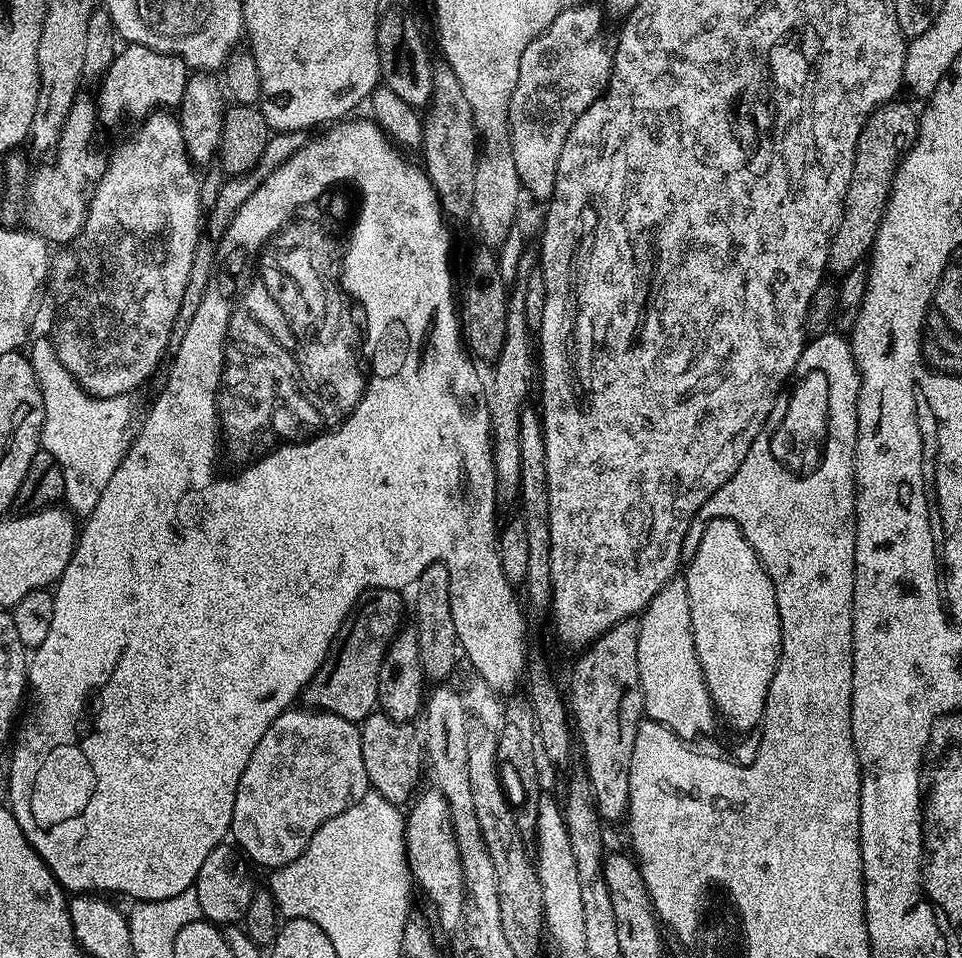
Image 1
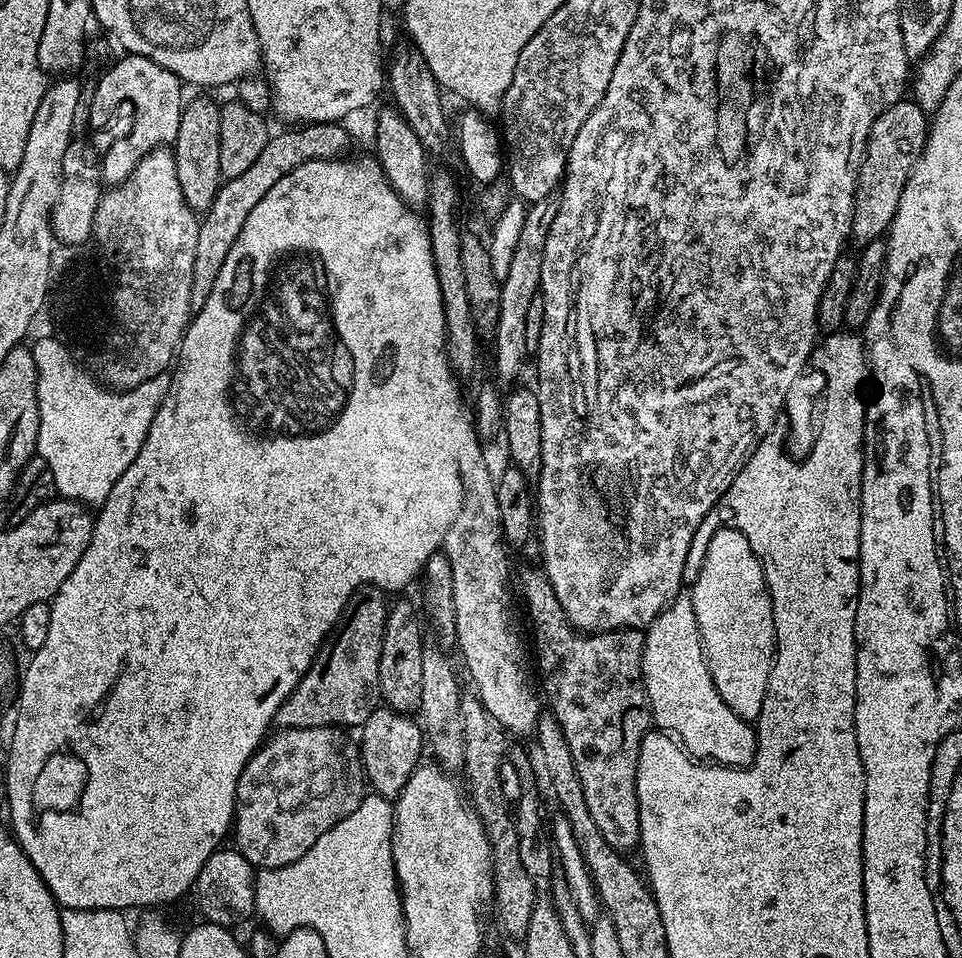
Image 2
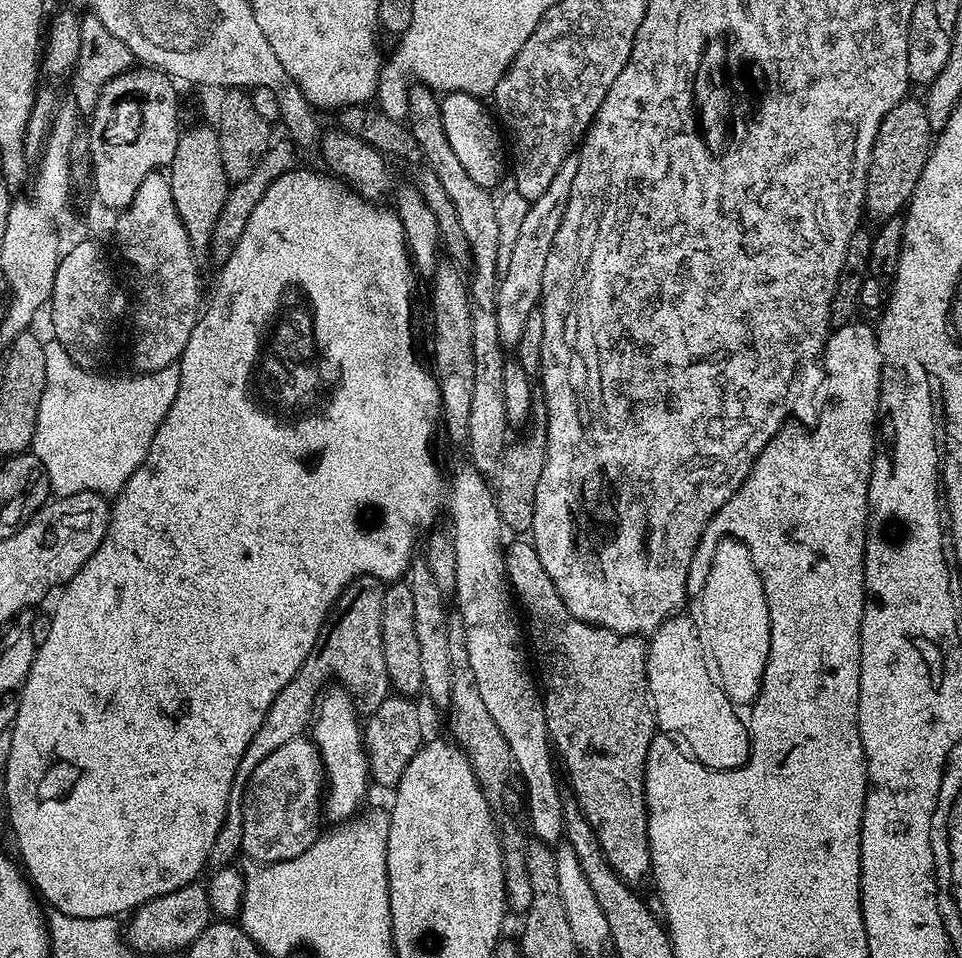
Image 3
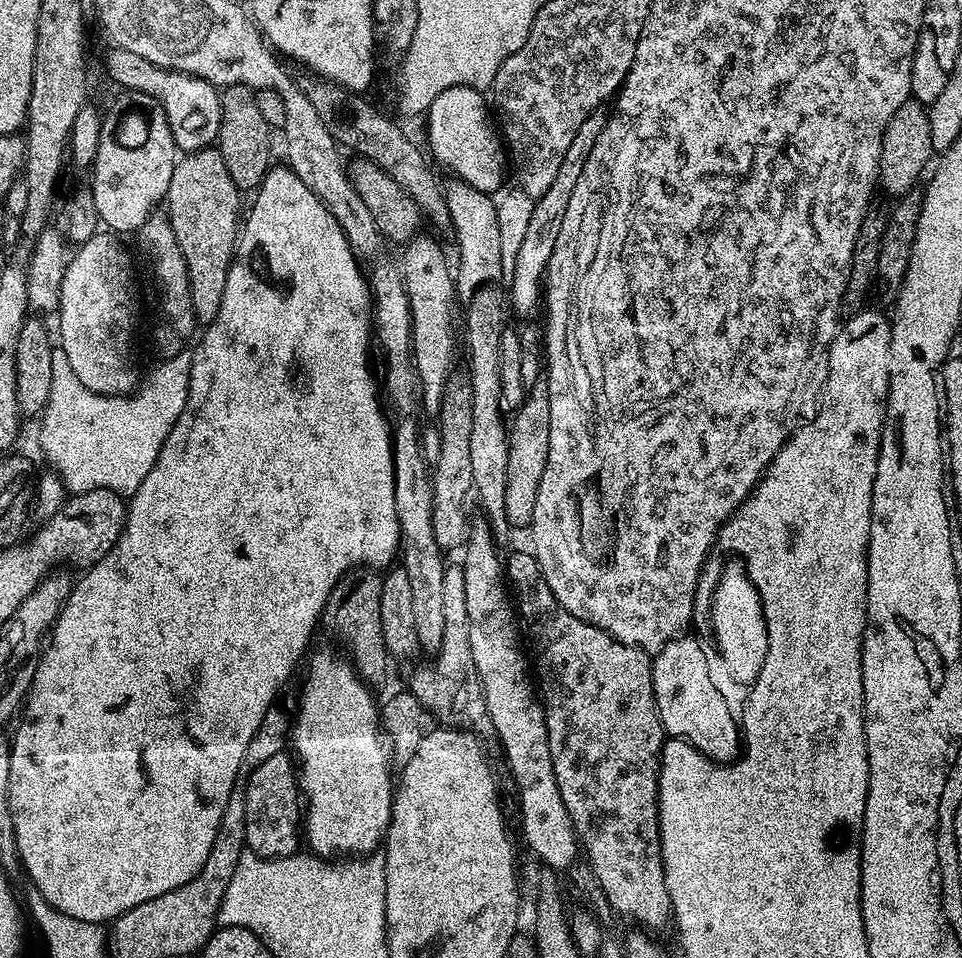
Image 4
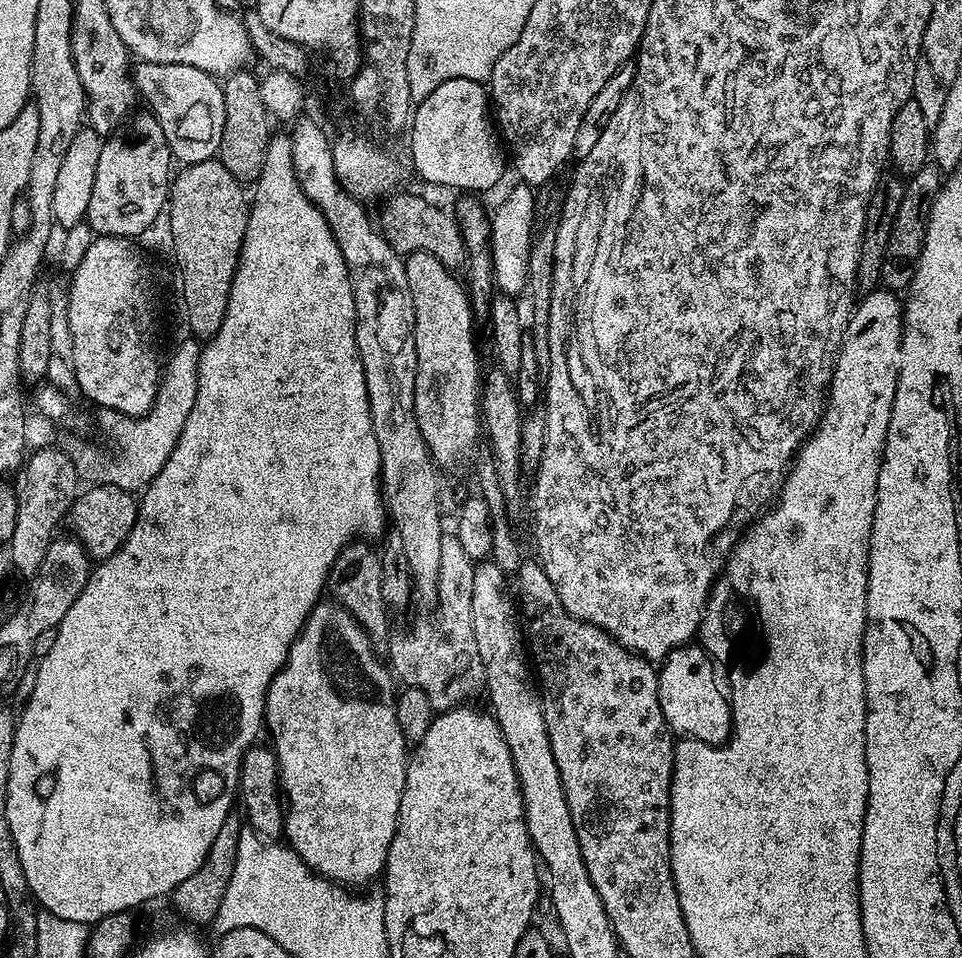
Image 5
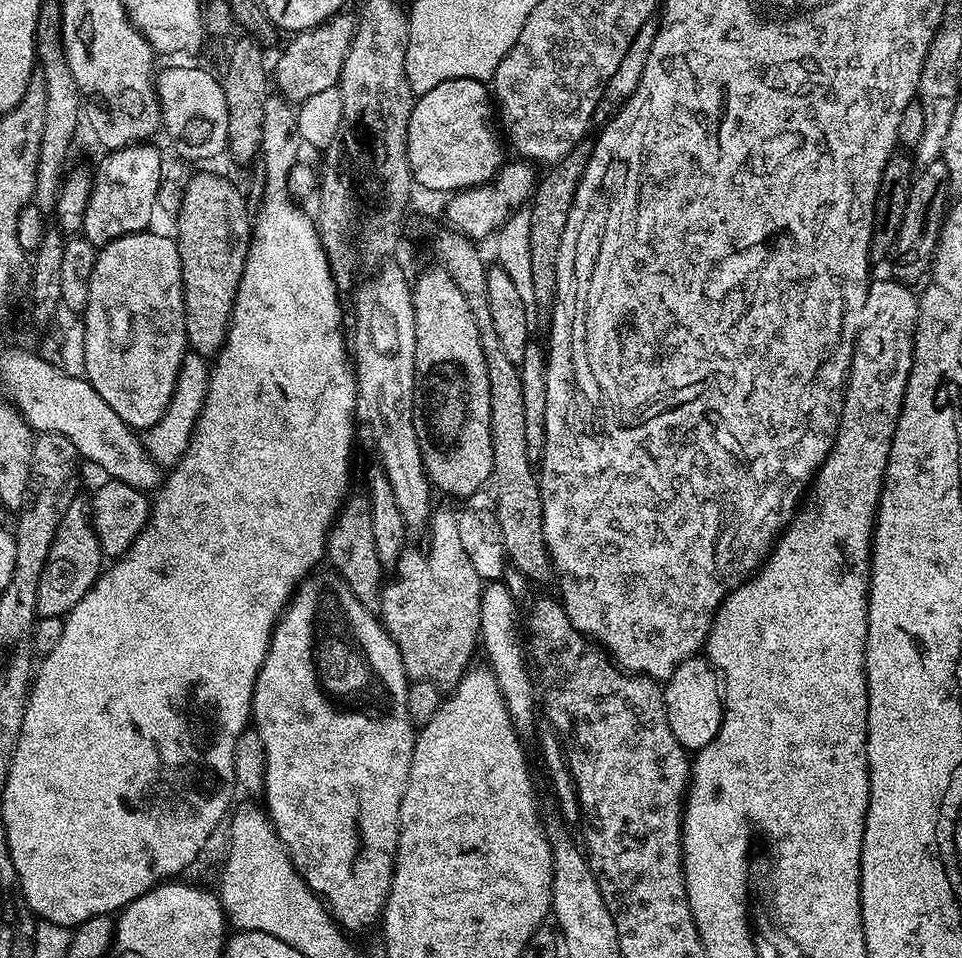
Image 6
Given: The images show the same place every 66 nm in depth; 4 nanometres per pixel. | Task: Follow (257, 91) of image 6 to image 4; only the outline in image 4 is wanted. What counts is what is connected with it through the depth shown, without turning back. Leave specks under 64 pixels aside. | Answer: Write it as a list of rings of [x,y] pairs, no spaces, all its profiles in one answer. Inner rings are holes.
[[[232,84],[219,95],[222,114],[218,147],[222,154],[222,162],[226,162],[226,170],[230,170],[230,178],[234,178],[237,188],[255,190],[264,181],[264,175],[270,167],[268,159],[272,156],[273,133],[266,118],[262,118],[258,111],[258,98],[253,89],[241,84]]]

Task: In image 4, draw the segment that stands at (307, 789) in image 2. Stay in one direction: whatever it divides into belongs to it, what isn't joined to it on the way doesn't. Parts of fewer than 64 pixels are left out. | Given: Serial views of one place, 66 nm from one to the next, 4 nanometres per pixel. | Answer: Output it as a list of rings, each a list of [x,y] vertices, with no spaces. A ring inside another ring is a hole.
[[[287,753],[274,755],[249,773],[246,788],[246,845],[256,856],[292,856],[300,843],[302,806],[298,797],[295,761]]]

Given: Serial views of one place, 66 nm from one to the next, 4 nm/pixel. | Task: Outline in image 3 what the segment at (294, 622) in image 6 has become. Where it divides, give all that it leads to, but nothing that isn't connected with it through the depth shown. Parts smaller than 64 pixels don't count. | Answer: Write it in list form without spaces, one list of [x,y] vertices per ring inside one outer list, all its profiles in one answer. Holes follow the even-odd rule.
[[[343,690],[325,691],[319,697],[318,707],[310,725],[310,736],[320,752],[326,777],[326,795],[323,797],[323,811],[332,822],[347,822],[361,811],[360,803],[368,792],[370,775],[368,753],[364,750],[362,720],[352,703],[352,697]]]

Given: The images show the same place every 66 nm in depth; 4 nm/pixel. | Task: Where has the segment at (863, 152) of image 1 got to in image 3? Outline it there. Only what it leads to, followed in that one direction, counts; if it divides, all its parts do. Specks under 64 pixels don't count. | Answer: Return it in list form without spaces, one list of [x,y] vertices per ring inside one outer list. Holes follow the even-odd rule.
[[[906,98],[878,126],[874,150],[868,167],[868,181],[864,191],[864,210],[867,219],[883,222],[905,211],[914,186],[926,166],[926,158],[934,143],[934,129],[930,126],[923,99]]]

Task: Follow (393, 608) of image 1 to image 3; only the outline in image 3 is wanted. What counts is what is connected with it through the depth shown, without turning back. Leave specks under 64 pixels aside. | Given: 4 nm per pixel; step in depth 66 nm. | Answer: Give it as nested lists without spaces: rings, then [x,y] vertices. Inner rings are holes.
[[[359,576],[344,587],[328,613],[314,650],[306,662],[302,662],[298,674],[294,674],[294,678],[282,686],[278,698],[270,702],[270,710],[266,710],[262,726],[254,730],[254,738],[250,738],[250,746],[246,746],[242,762],[238,762],[234,780],[240,780],[240,784],[246,786],[255,767],[268,758],[274,749],[291,739],[303,737],[309,731],[318,707],[318,697],[327,680],[340,683],[337,685],[352,697],[352,703],[361,717],[371,716],[378,706],[382,706],[390,694],[386,658],[382,654],[382,594],[385,587],[385,581],[373,576]]]

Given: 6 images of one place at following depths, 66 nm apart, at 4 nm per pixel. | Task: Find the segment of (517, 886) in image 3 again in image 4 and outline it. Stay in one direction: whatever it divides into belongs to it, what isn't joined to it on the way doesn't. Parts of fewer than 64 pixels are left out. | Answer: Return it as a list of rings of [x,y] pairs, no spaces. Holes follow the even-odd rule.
[[[445,567],[444,581],[446,582],[446,634],[442,634],[440,647],[434,653],[433,662],[429,668],[416,668],[406,684],[407,691],[412,692],[424,705],[429,713],[437,716],[439,723],[444,726],[462,728],[465,732],[475,732],[481,738],[493,735],[490,710],[486,706],[486,698],[482,690],[482,682],[478,678],[478,670],[474,666],[474,653],[470,650],[470,626],[466,614],[466,582],[463,567]]]

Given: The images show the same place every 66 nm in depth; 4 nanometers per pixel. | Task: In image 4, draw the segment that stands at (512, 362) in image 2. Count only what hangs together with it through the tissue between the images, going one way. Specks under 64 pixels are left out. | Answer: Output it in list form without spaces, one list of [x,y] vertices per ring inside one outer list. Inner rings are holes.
[[[604,106],[594,109],[586,118],[586,122],[578,126],[578,134],[574,134],[566,150],[566,158],[562,158],[562,166],[558,166],[558,175],[554,178],[550,190],[546,190],[546,194],[535,197],[533,214],[527,225],[526,235],[523,236],[522,246],[518,249],[517,261],[510,275],[510,283],[506,288],[511,311],[513,308],[520,316],[534,311],[536,304],[538,308],[541,303],[542,285],[545,283],[544,271],[552,264],[554,242],[558,242],[558,230],[562,226],[562,218],[566,218],[568,207],[572,205],[570,194],[574,194],[574,186],[578,186],[578,178],[582,178],[582,166],[586,166],[586,158],[590,150],[594,150],[594,142],[598,142],[602,130],[608,124],[610,112],[606,109],[607,107]]]

